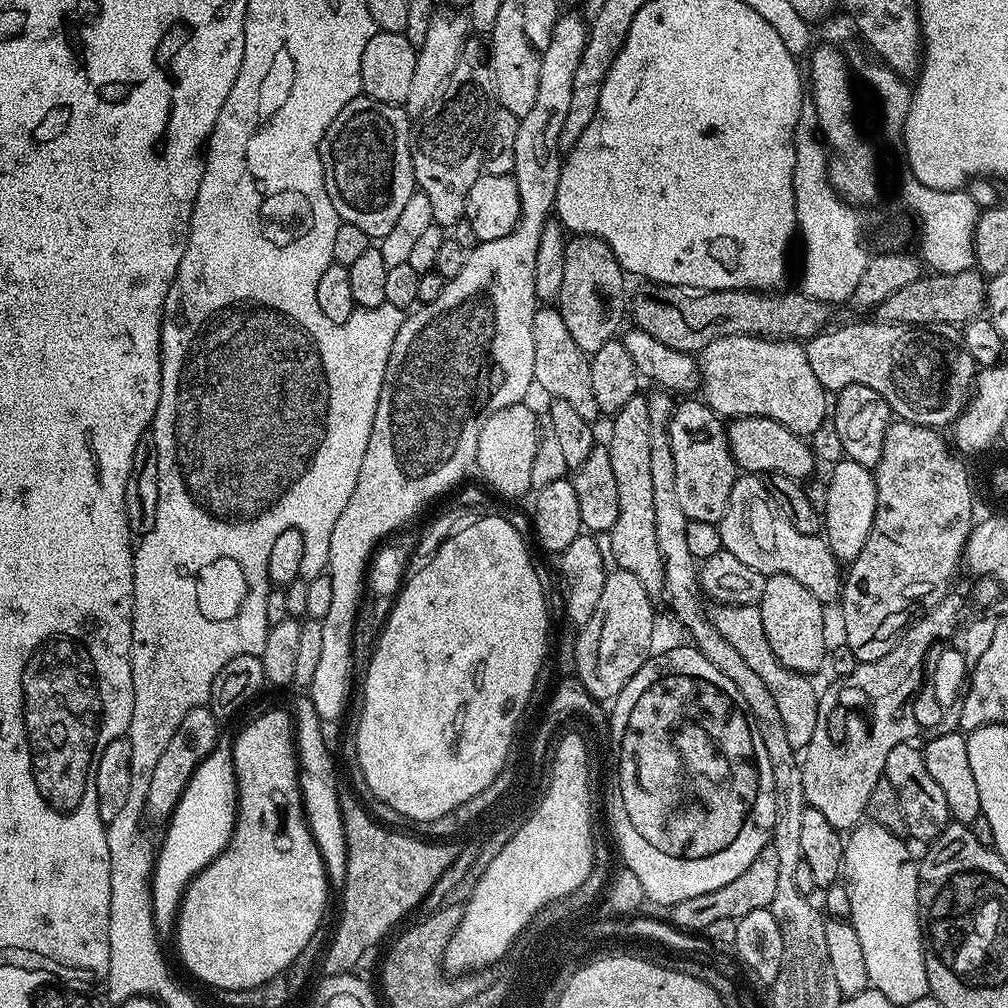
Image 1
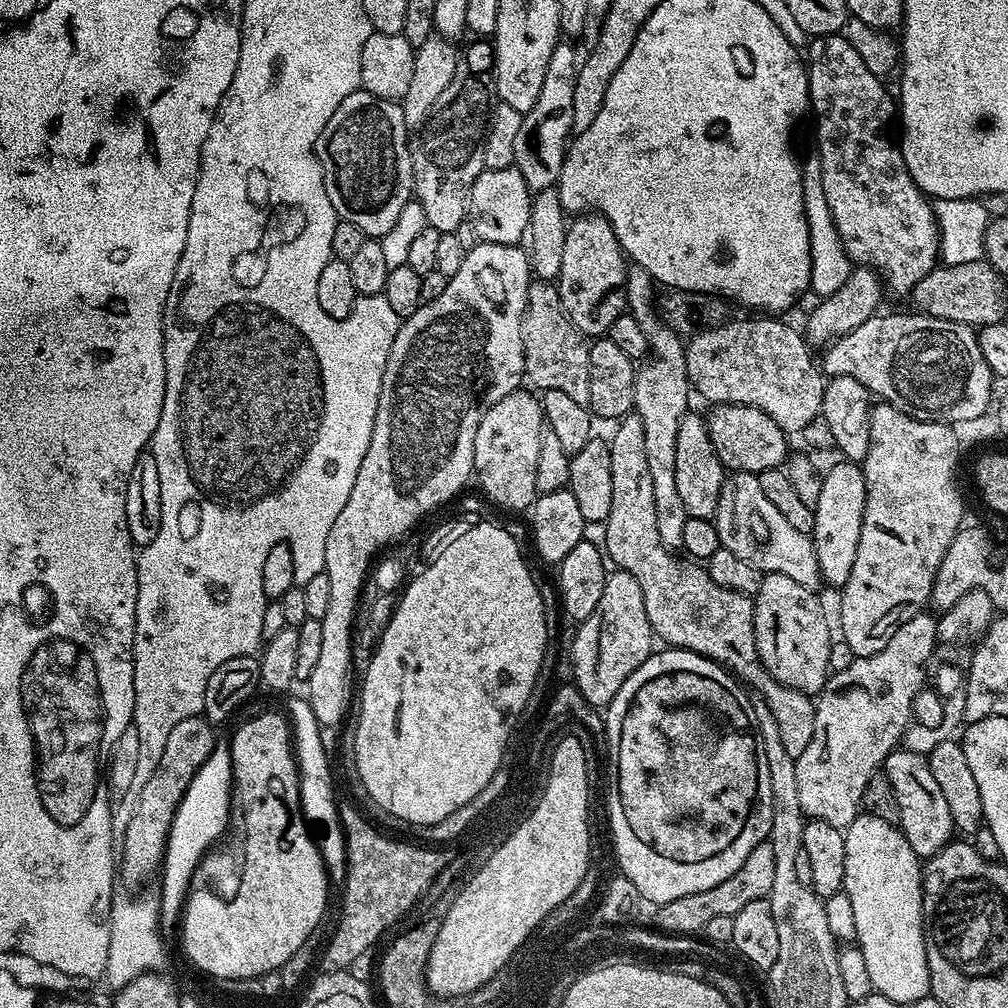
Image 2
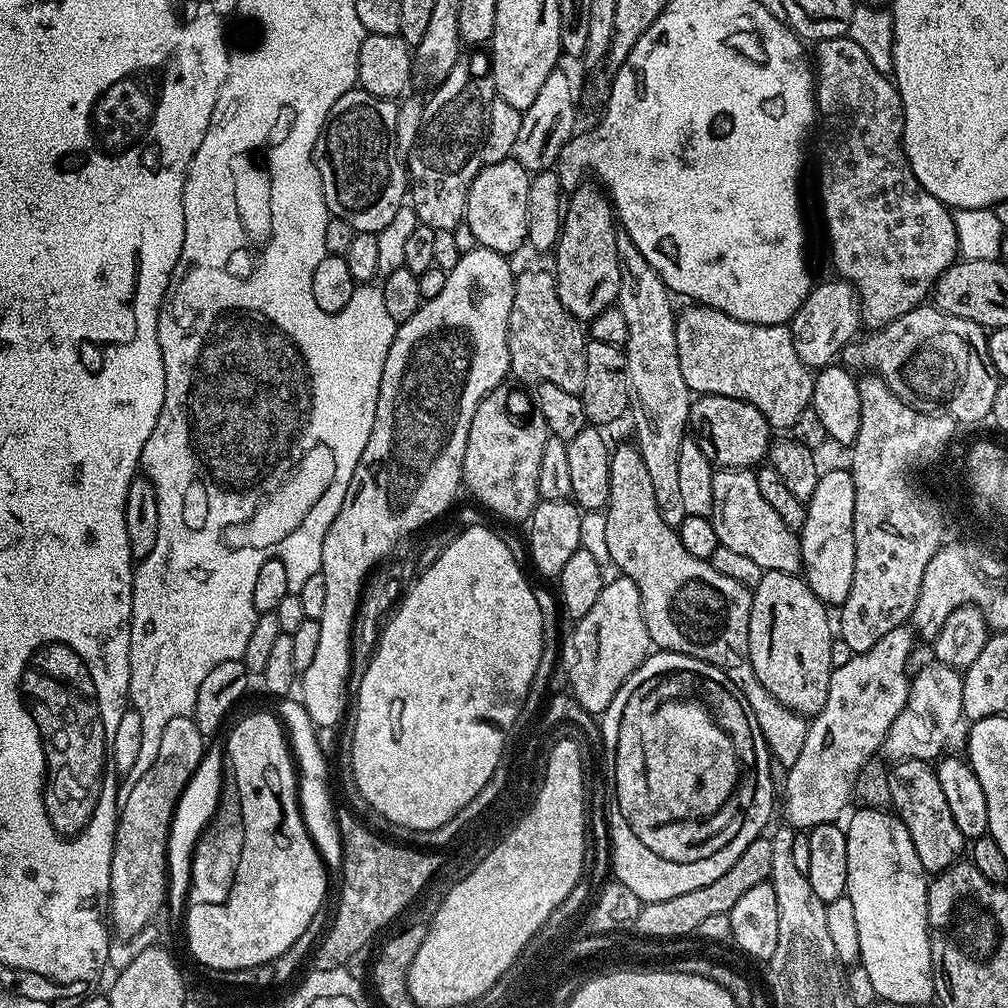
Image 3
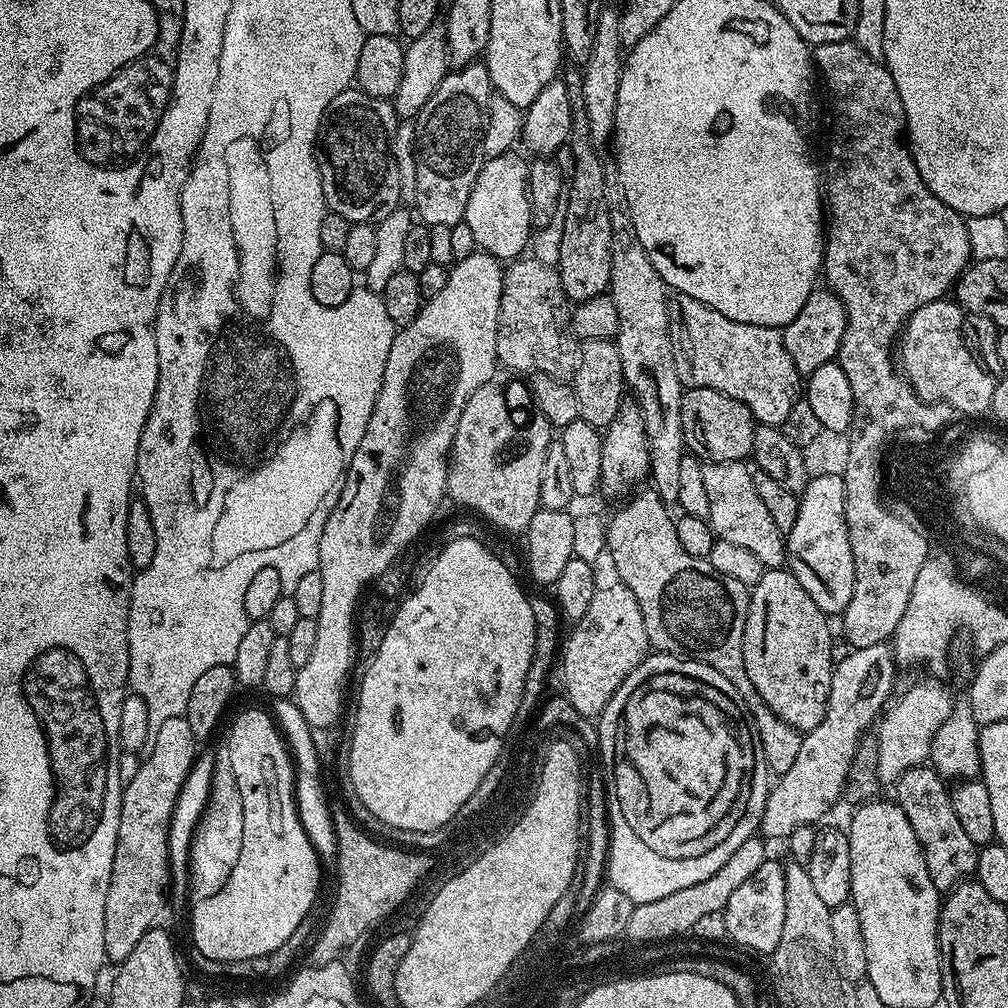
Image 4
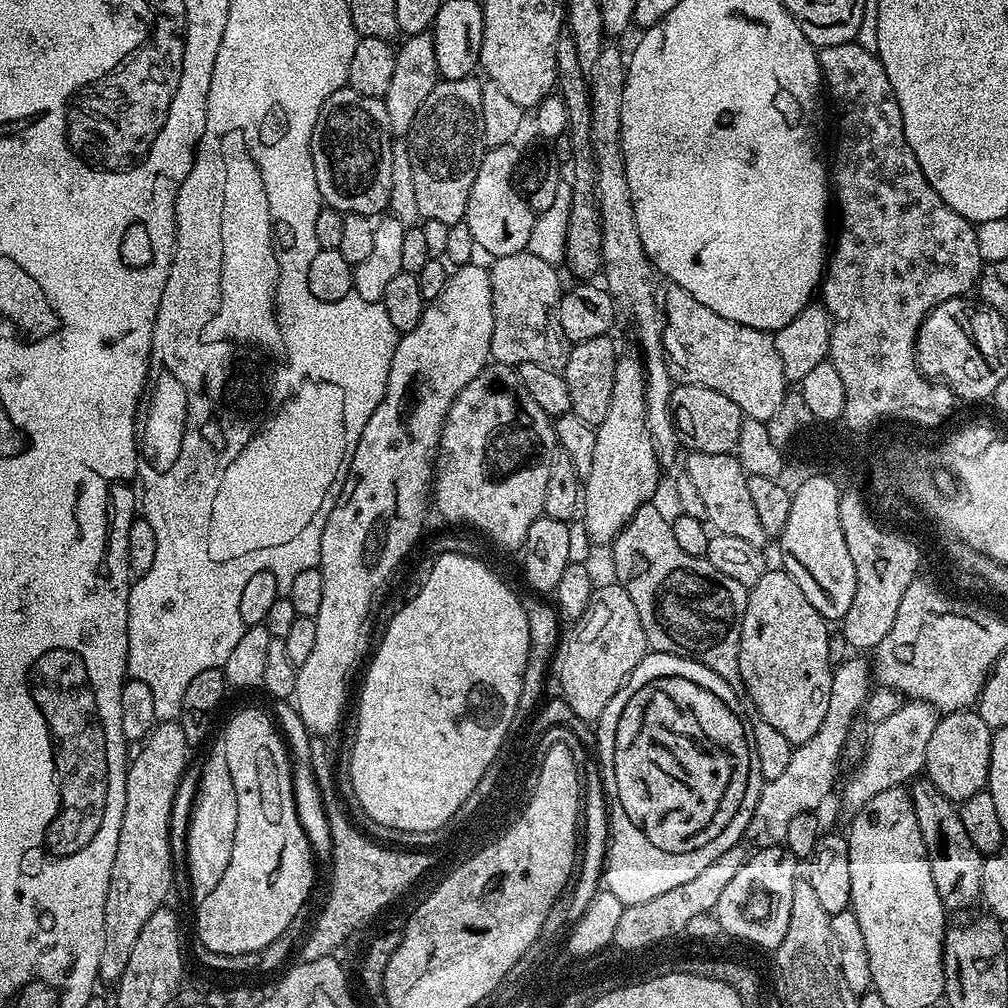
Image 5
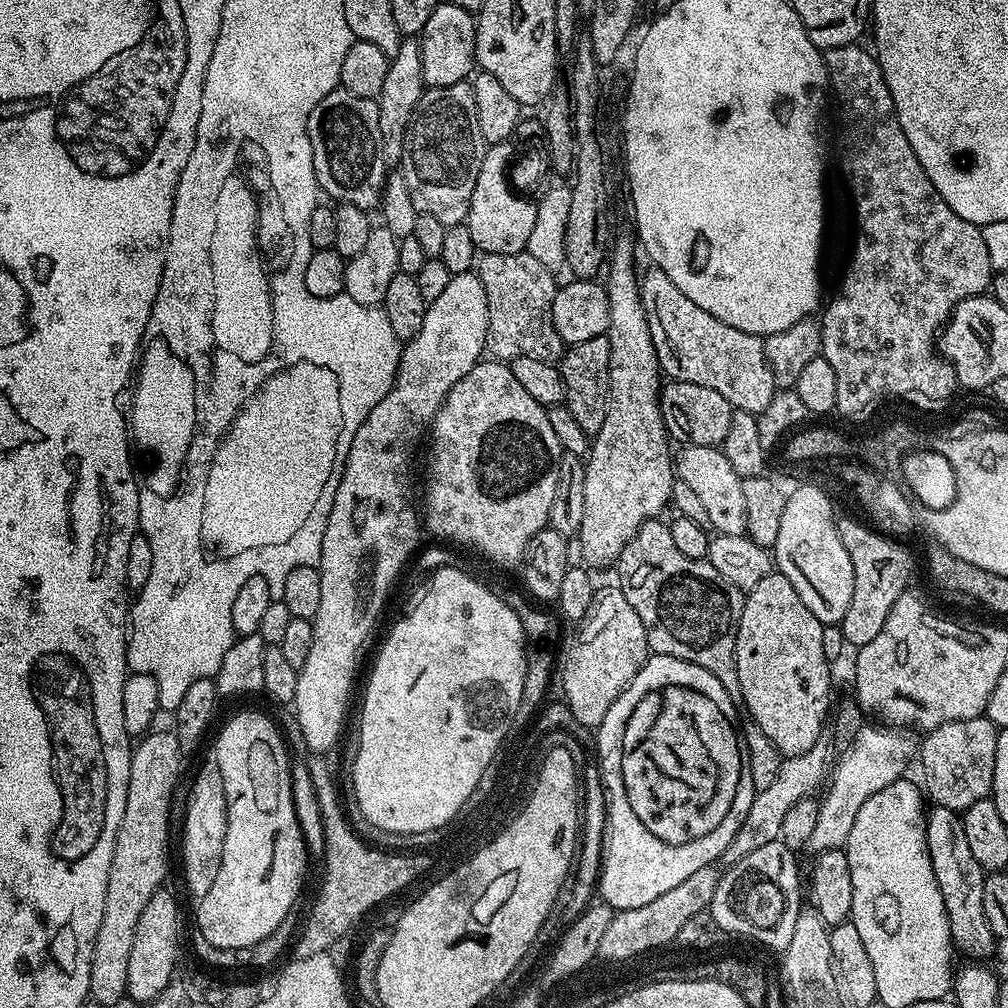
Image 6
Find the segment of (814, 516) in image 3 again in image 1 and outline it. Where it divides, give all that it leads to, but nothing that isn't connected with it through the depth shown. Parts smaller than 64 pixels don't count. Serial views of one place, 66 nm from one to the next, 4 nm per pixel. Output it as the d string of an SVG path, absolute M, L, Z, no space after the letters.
M847 458L839 460L831 472L832 477L827 477L826 480L828 493L824 499L822 535L827 540L837 561L850 562L858 558L858 554L862 554L862 546L866 546L866 538L870 538L870 526L874 522L874 510L876 509L876 478L873 469Z

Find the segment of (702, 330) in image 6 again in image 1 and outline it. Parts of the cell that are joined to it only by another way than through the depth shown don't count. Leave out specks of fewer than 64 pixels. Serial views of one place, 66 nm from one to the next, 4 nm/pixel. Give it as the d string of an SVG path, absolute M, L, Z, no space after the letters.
M727 336L718 338L699 353L702 399L721 418L761 416L770 418L789 428L801 438L810 438L818 426L830 416L830 396L814 378L810 362L806 358L804 344L794 340L782 340L767 336Z

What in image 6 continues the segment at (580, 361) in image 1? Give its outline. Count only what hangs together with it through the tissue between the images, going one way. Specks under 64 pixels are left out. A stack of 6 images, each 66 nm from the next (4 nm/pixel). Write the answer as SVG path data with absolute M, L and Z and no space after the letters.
M525 250L518 254L483 253L478 260L482 290L486 290L488 339L486 348L495 359L511 362L518 358L542 358L556 362L566 351L564 339L552 325L552 303L558 287L553 269L542 266Z

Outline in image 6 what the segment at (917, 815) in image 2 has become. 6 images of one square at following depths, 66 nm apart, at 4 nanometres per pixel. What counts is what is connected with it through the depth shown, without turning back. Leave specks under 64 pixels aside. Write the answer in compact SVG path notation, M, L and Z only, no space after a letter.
M932 806L927 809L926 815L926 846L930 854L930 866L934 866L934 878L938 882L938 890L942 890L942 902L946 906L946 918L952 935L952 946L972 962L988 962L996 952L998 937L990 930L990 922L986 922L986 910L982 907L982 890L984 889L985 871L974 859L973 852L966 842L964 822L959 811Z

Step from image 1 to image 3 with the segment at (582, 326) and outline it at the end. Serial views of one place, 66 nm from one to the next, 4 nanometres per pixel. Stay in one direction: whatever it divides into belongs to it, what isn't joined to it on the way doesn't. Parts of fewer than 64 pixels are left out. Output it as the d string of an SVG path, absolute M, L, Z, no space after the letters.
M585 182L575 185L572 197L567 197L563 209L563 224L554 247L556 254L556 289L562 306L573 321L590 322L598 314L613 307L620 285L620 259L616 234L615 211L601 185Z

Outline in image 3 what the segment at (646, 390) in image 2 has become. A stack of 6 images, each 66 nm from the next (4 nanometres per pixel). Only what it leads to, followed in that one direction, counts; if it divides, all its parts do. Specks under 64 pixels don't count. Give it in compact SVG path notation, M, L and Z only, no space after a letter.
M617 231L618 258L620 259L620 285L616 304L626 317L628 342L623 345L628 379L628 399L630 420L636 427L634 443L640 449L642 462L650 474L654 486L654 502L658 502L658 514L666 526L679 529L685 516L686 506L682 506L678 479L678 453L689 431L688 415L694 399L688 391L686 378L682 378L682 366L678 358L678 338L676 337L677 313L672 312L673 297L660 275L642 258L638 246L624 233Z

